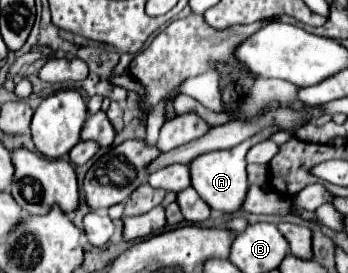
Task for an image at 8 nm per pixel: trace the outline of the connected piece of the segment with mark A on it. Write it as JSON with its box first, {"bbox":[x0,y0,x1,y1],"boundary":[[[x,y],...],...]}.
{"bbox":[190,125,282,215],"boundary":[[[270,125],[264,132],[256,134],[254,137],[247,139],[244,143],[232,147],[232,149],[224,149],[224,151],[216,151],[216,153],[208,153],[204,157],[196,157],[196,161],[190,163],[190,173],[192,173],[192,187],[198,191],[198,195],[220,215],[234,215],[242,209],[246,193],[248,193],[248,173],[246,173],[246,151],[262,141],[267,140],[272,134],[282,131],[276,125]]]}

